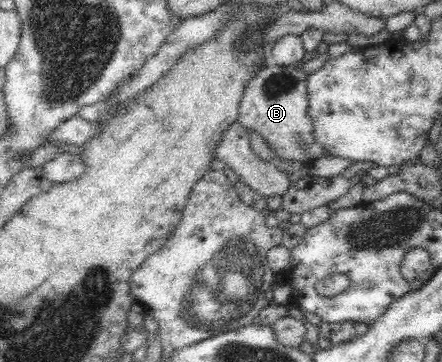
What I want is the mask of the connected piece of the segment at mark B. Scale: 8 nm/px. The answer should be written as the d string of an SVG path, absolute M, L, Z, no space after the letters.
M300 65L264 66L245 86L239 104L238 122L248 132L257 132L282 161L302 162L311 168L314 162L328 156L327 150L315 139L313 117L309 115L307 76Z

